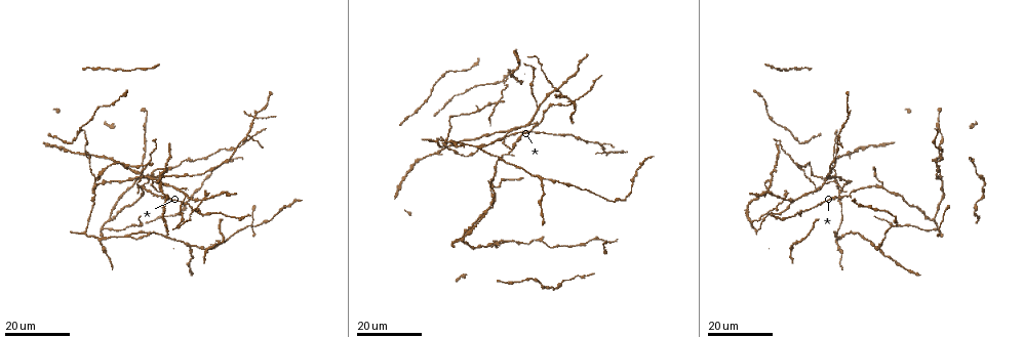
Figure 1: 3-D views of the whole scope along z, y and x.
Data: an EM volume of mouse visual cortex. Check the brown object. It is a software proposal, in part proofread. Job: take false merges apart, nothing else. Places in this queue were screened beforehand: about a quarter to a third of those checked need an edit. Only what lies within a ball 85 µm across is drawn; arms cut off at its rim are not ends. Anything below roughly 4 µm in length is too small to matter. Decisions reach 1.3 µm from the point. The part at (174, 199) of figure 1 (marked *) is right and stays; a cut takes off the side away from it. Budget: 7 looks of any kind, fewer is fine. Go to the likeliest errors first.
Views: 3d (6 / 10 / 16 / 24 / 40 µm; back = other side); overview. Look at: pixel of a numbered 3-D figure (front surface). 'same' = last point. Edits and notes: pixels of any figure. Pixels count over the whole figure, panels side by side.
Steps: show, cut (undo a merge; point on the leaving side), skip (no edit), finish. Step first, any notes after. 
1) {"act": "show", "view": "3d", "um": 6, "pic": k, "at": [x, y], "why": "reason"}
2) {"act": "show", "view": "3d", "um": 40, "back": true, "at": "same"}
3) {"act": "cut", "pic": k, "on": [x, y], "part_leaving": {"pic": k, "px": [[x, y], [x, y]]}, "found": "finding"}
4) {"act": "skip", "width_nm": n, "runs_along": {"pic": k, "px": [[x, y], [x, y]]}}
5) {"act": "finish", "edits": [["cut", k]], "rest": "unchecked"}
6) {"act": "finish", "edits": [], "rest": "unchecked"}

{"act": "show", "view": "3d", "um": 24, "pic": 1, "at": [247, 132], "why": "small branch off a trunk"}

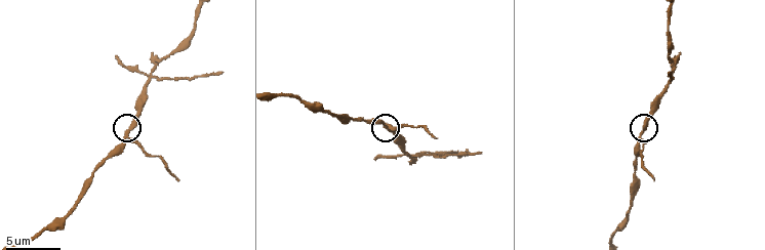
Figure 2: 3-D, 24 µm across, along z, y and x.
{"act": "show", "view": "3d", "um": 10, "pic": 2, "at": [127, 136]}

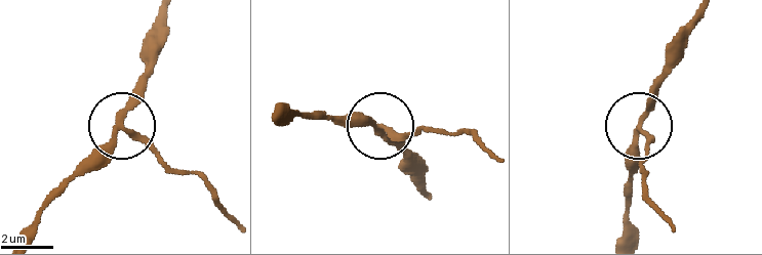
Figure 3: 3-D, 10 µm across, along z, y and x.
{"act": "skip", "runs_along": {"pic": 3, "px": [[626, 237], [636, 129], [645, 144], [645, 168]]}, "found": "one neuron here"}

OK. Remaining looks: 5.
{"act": "show", "view": "3d", "um": 10, "pic": 2, "at": [414, 156], "why": "looks like a crossing"}

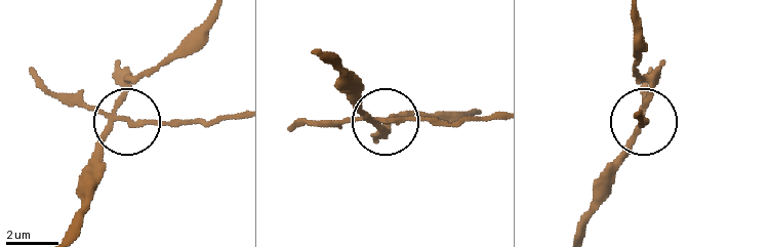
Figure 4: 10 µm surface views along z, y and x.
{"act": "skip", "width_nm": 170, "runs_along": {"pic": 4, "px": [[65, 234], [89, 161], [114, 128], [204, 122]]}, "found": "one neuron here"}

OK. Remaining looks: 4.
{"act": "show", "view": "3d", "um": 16, "pic": 1, "at": [498, 103], "why": "three arms meet"}

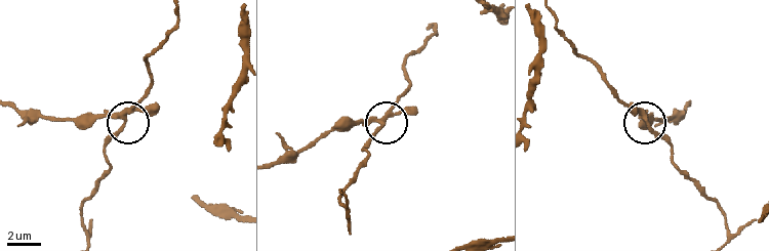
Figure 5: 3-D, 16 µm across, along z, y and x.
{"act": "show", "view": "3d", "um": 6, "pic": 5, "at": [384, 122]}

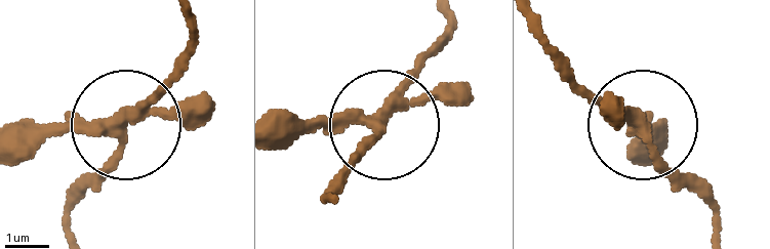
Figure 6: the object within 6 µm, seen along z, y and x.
{"act": "skip", "runs_along": {"pic": 6, "px": [[658, 133], [636, 133], [710, 206]]}, "found": "all the same neuron"}

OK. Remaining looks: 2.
{"act": "show", "view": "3d", "um": 16, "pic": 1, "at": [204, 198]}

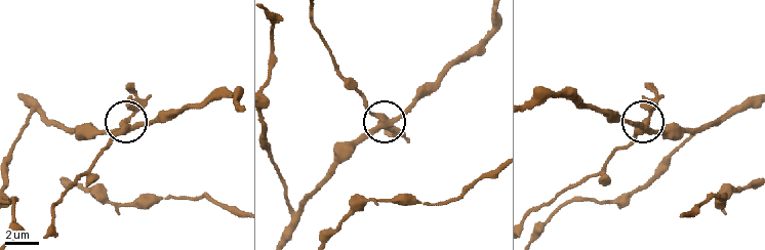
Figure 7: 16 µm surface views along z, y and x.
{"act": "show", "view": "3d", "um": 10, "pic": 7, "at": [118, 133]}

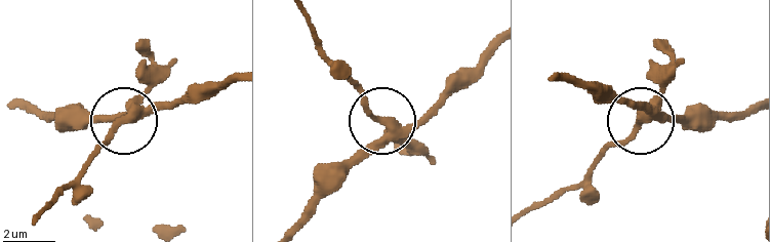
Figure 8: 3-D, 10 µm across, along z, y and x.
{"act": "cut", "pic": 8, "on": [149, 76], "side_arm_um": 16, "part_leaving": {"pic": 8, "px": [[652, 114], [579, 179], [533, 204]]}, "found": "a second neuron is stuck on"}

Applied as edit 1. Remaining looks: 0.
{"act": "finish", "edits": [["cut", 8]], "rest": "unchecked"}

